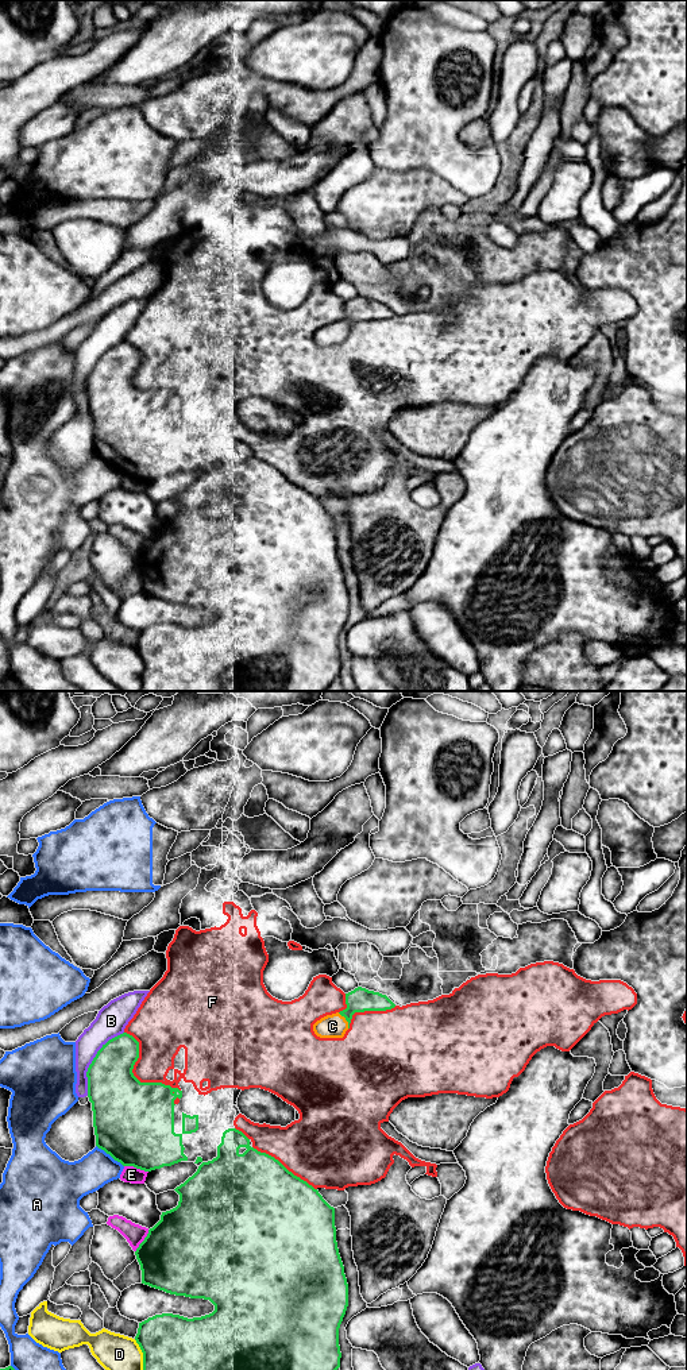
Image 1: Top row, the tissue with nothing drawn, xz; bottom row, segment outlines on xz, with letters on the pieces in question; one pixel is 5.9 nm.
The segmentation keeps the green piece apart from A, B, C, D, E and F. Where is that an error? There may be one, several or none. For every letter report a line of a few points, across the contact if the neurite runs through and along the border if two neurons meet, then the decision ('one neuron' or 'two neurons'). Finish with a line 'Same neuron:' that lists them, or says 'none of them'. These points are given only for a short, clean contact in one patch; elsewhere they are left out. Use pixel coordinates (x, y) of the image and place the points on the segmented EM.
A: two neurons
B: two neurons
C: one neuron
D: two neurons
E: two neurons
F: two neurons
Same neuron: C

